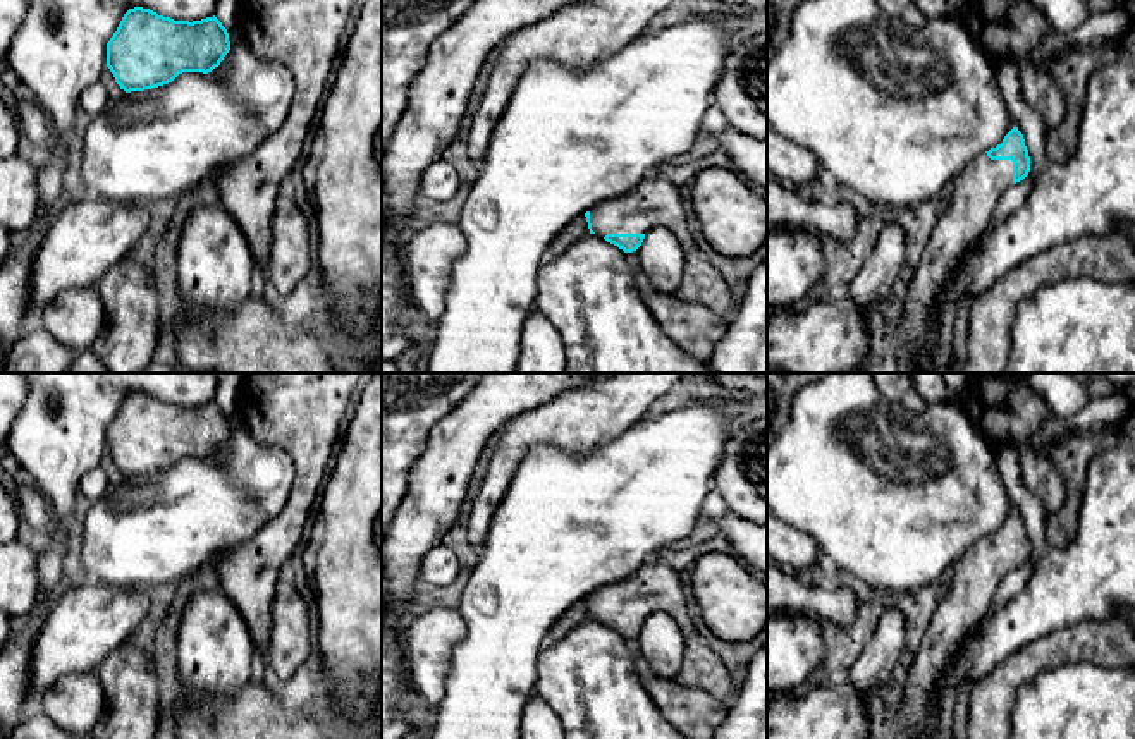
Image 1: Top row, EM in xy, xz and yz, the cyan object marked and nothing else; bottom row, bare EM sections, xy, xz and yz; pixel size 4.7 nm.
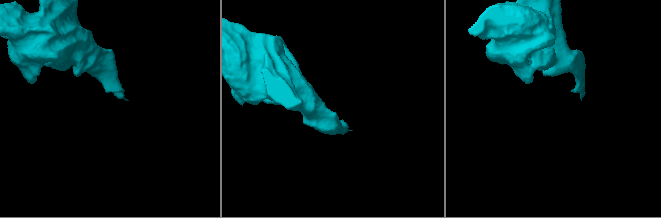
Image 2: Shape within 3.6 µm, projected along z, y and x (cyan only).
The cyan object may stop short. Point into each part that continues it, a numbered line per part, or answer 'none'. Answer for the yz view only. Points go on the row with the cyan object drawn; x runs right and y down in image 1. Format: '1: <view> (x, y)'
1: yz (977, 188)

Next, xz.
1: xz (654, 203)

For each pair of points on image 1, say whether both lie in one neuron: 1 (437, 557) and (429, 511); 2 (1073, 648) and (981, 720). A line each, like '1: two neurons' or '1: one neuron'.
1: two neurons
2: one neuron

